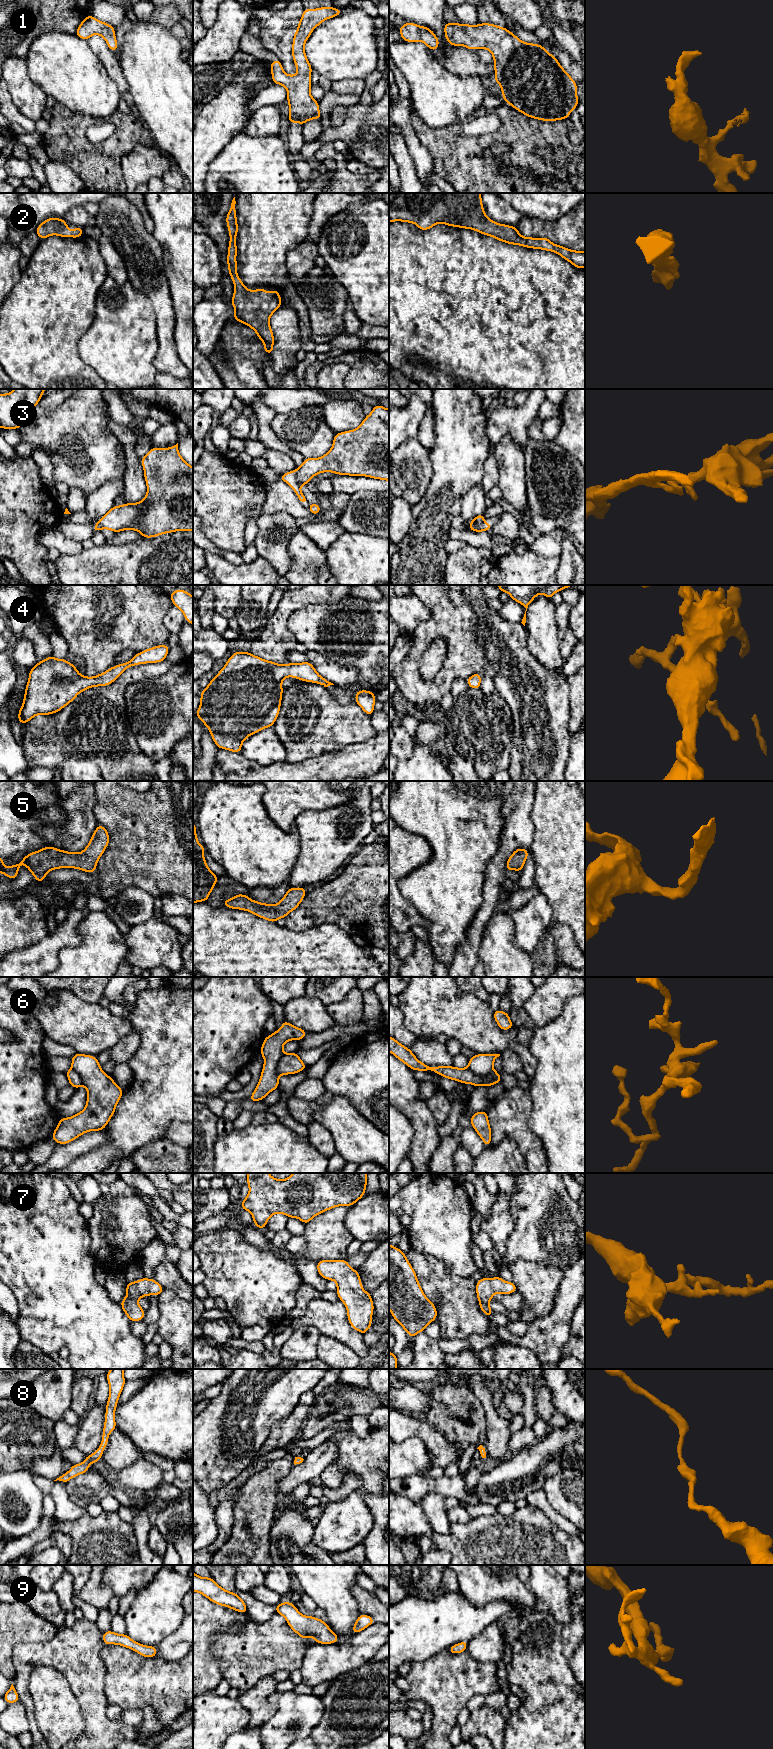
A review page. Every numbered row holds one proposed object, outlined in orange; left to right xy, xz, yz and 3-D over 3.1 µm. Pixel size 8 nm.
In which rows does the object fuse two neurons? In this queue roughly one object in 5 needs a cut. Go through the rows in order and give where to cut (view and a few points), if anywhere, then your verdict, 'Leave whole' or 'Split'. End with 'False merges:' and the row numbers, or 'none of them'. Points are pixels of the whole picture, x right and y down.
1: No split. Leave whole
2: No split. Leave whole
3: Split along xz (295, 470), (295, 476), (299, 485). Split
4: No split. Leave whole
5: No split. Leave whole
6: Split along yz (467, 1067), (480, 1076), (486, 1076), (492, 1070). Split
7: No split. Leave whole
8: No split. Leave whole
9: No split. Leave whole
False merges: 3, 6

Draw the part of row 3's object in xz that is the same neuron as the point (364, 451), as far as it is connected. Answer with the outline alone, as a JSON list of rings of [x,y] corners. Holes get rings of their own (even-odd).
[[[375,405],[356,429],[336,433],[333,445],[325,455],[305,458],[302,465],[297,467],[297,482],[307,486],[315,475],[323,472],[389,481],[389,409]]]

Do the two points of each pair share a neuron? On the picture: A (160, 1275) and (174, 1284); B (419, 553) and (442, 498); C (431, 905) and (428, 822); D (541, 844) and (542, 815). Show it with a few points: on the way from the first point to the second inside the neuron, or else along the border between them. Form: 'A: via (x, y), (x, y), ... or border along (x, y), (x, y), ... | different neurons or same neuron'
A: via (163, 1275), (171, 1281) | same neuron
B: via (426, 539), (430, 524), (438, 512) | same neuron
C: via (439, 884), (439, 843) | same neuron
D: via (542, 837), (542, 822) | same neuron

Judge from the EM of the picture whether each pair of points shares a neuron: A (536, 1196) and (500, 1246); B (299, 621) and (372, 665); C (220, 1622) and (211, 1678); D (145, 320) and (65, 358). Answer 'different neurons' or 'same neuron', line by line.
A: different neurons
B: same neuron
C: same neuron
D: different neurons

